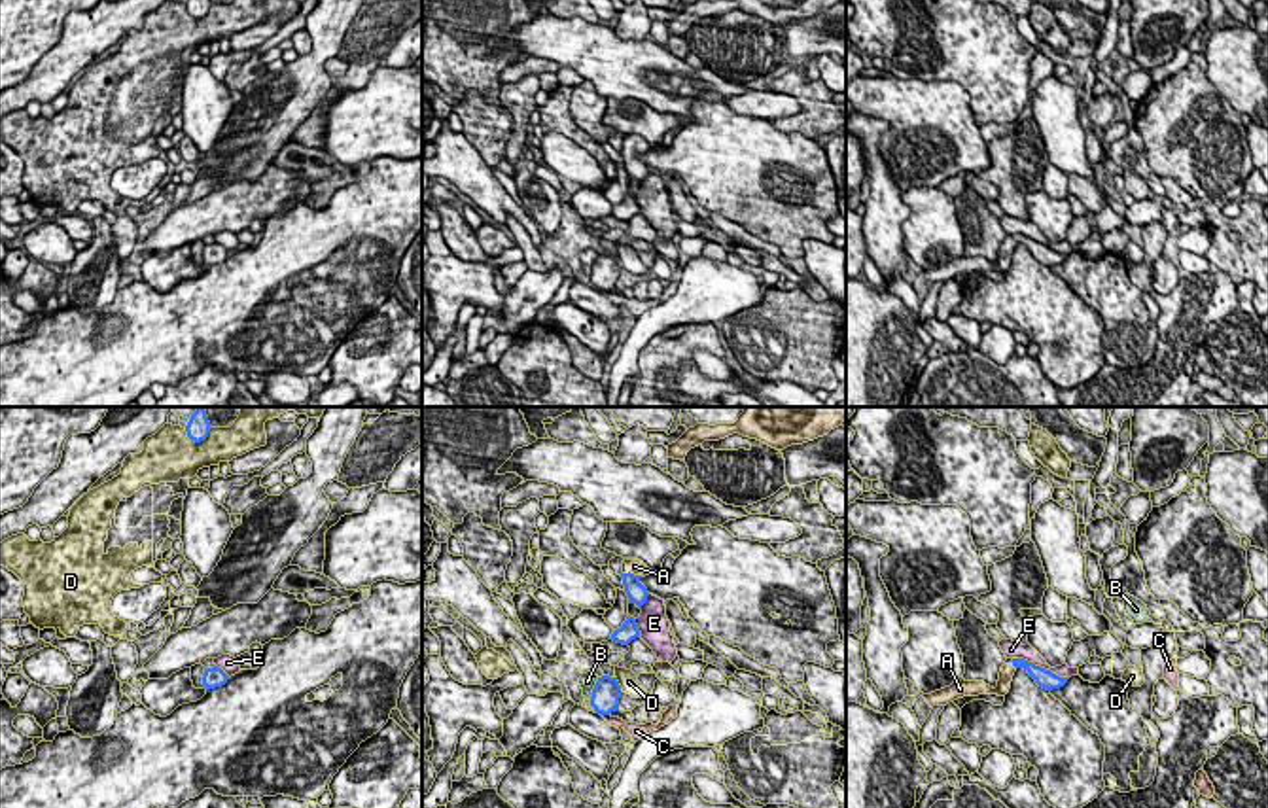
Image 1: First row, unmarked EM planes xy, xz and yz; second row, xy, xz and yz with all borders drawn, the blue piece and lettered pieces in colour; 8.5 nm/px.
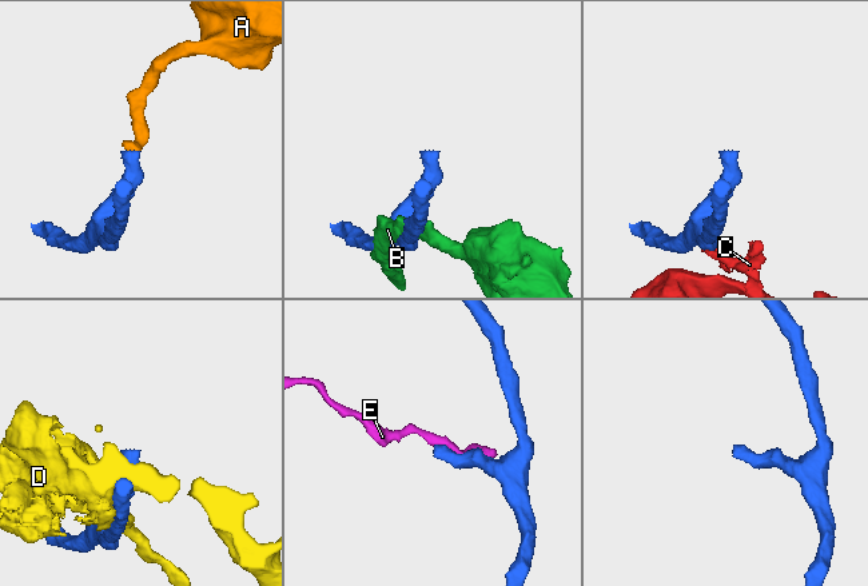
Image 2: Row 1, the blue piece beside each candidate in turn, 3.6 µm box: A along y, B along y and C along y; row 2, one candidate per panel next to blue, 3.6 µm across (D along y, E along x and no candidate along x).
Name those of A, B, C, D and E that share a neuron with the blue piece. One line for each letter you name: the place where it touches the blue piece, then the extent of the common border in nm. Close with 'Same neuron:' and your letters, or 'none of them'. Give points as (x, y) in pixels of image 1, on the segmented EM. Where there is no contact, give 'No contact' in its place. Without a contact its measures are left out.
A: Touches blue at xz (636, 576). Shared border 140 nm
Same neuron: A

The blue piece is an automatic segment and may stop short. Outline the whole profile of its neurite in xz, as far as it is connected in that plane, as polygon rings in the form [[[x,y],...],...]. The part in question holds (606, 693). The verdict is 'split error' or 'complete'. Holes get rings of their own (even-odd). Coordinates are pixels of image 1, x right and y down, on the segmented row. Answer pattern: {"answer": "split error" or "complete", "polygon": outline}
{"answer": "complete", "polygon": [[[609,676],[598,677],[590,696],[590,706],[594,708],[594,711],[600,715],[609,715],[611,711],[617,711],[619,698],[621,698],[621,685],[617,677]]]}

